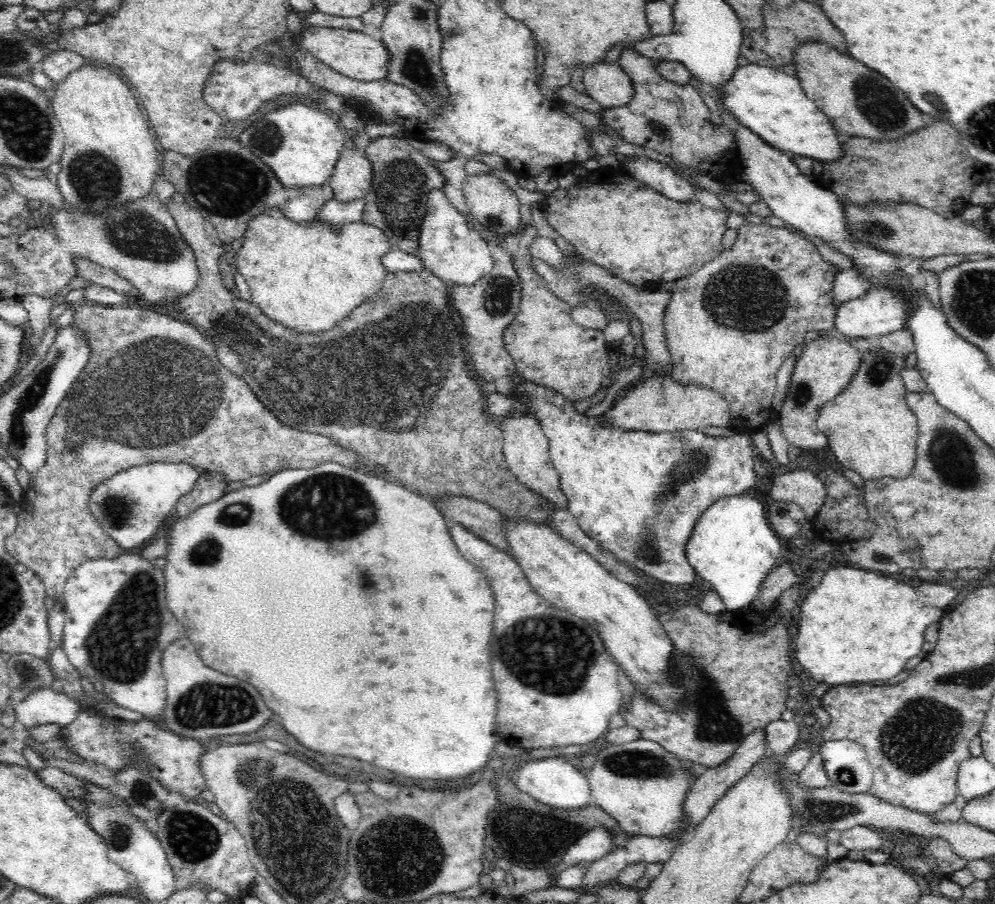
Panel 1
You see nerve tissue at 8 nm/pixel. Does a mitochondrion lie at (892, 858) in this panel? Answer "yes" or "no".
no

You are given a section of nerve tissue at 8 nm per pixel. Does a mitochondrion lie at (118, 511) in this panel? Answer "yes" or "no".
yes

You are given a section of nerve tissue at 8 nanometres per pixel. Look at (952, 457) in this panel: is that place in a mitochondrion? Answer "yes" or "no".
yes

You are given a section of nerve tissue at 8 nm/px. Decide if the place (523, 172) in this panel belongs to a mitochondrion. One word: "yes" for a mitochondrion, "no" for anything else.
no

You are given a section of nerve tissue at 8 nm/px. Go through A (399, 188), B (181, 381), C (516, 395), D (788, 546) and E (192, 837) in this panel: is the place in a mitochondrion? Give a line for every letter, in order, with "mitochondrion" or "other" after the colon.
A: mitochondrion
B: mitochondrion
C: other
D: other
E: mitochondrion

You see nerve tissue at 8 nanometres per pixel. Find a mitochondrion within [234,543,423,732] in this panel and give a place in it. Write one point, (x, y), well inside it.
(368, 585)

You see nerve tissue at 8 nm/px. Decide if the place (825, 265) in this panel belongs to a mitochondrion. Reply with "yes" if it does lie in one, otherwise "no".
no

